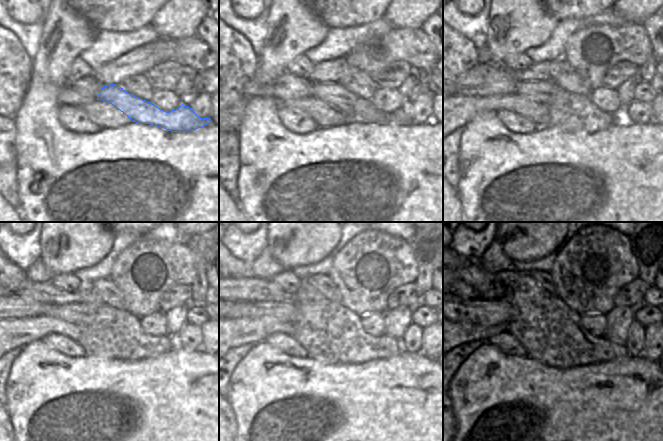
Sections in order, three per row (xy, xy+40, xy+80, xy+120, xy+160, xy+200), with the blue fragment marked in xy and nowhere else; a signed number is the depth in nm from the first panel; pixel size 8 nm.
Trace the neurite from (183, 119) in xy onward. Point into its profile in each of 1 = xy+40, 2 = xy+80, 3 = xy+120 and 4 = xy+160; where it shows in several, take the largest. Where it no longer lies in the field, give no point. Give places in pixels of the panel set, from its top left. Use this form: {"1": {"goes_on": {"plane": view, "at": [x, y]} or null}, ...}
{"1": {"goes_on": {"plane": "xy+40", "at": [349, 103]}}, "2": {"goes_on": {"plane": "xy+80", "at": [544, 91]}}, "3": {"goes_on": {"plane": "xy+120", "at": [77, 313]}}, "4": {"goes_on": {"plane": "xy+160", "at": [284, 311]}}}

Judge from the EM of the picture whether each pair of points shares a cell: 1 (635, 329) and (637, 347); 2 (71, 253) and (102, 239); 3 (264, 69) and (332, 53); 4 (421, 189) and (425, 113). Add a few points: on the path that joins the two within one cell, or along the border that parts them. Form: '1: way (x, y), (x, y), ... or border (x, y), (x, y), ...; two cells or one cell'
1: way (636, 333), (636, 343); one cell
2: way (79, 245), (85, 239), (94, 239); one cell
3: border (325, 38), (302, 54); two cells
4: border (430, 121), (412, 123); two cells

